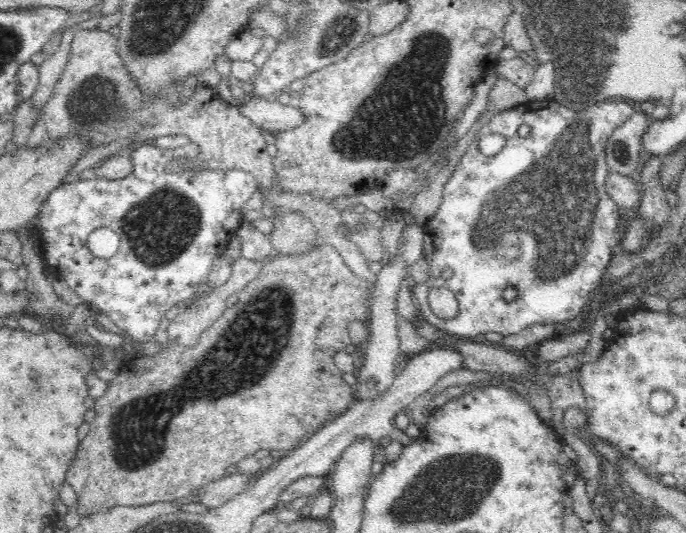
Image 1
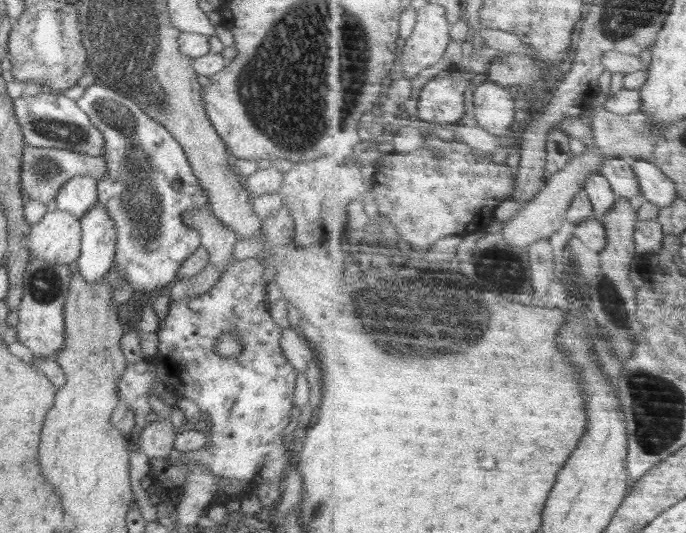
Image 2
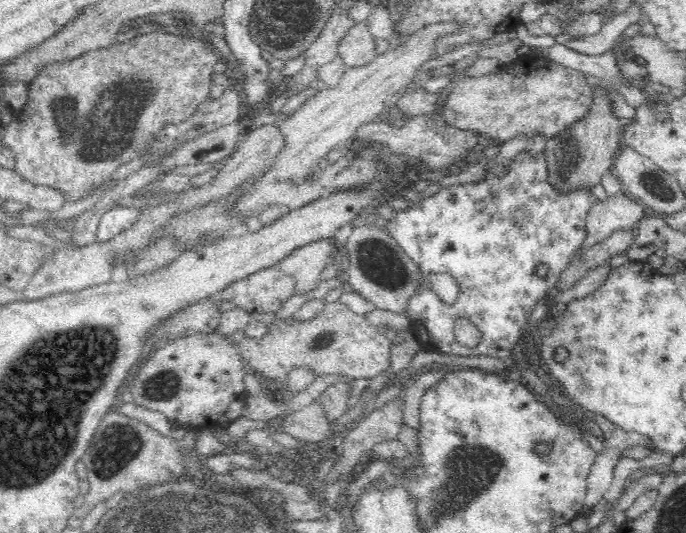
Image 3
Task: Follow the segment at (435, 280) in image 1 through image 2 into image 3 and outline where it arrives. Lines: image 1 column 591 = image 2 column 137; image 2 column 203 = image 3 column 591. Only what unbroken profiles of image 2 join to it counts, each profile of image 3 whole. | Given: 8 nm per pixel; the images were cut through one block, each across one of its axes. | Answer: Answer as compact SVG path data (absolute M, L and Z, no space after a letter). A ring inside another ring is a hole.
M523 150L515 156L515 159L508 165L508 169L502 176L496 176L493 175L491 171L487 171L487 166L484 166L483 163L479 169L486 172L486 175L477 182L479 184L460 184L459 186L442 188L433 196L423 199L420 202L411 202L406 210L396 211L396 213L393 214L388 220L385 228L386 233L394 238L398 243L398 247L406 253L406 257L409 257L418 267L420 267L420 271L424 273L424 276L429 275L430 273L448 273L451 274L458 283L459 297L454 304L446 304L439 300L431 291L431 288L429 288L429 284L423 284L423 282L422 288L408 300L406 315L411 322L412 320L420 320L421 332L424 335L426 344L441 353L450 355L495 356L496 358L501 358L511 370L513 367L512 358L514 358L514 344L516 344L519 338L524 335L524 328L527 326L529 321L528 318L530 318L532 311L536 308L536 304L538 304L542 298L545 298L550 290L555 288L561 274L571 265L571 261L583 248L582 242L584 242L584 238L586 238L585 219L598 199L591 190L574 190L574 192L570 192L570 194L561 194L561 192L550 184L548 180L548 163L546 163L544 151L538 155L532 155L530 152ZM457 318L464 318L465 320L472 322L472 324L480 330L483 338L482 341L478 342L478 346L470 348L456 342L456 338L454 338L454 324L456 324Z

